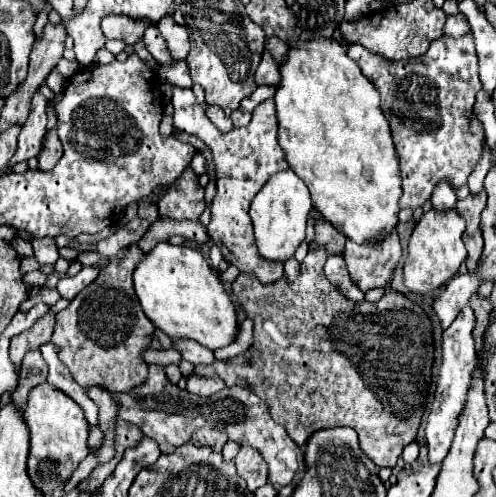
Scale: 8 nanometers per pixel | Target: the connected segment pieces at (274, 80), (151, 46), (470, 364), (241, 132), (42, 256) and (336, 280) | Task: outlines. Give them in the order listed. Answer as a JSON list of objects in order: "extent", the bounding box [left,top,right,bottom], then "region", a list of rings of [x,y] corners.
[{"extent":[256,51,280,85],"region":[[[264,51],[264,55],[262,55],[262,61],[256,69],[256,83],[258,85],[278,85],[280,83],[278,63],[274,61],[270,51]]]},{"extent":[144,27,176,65],"region":[[[148,27],[144,33],[144,43],[148,47],[148,51],[152,53],[152,57],[160,63],[160,65],[172,65],[176,63],[168,51],[168,45],[164,41],[164,37],[160,35],[160,31],[156,27]]]},{"extent":[426,307,478,465],"region":[[[464,307],[456,321],[442,333],[442,363],[438,371],[438,385],[434,393],[434,403],[430,405],[430,415],[426,423],[426,445],[428,445],[428,460],[434,465],[440,465],[452,445],[454,431],[458,427],[458,417],[468,399],[468,387],[472,383],[472,375],[476,371],[478,359],[474,349],[472,331],[476,327],[476,317],[470,307]]]},{"extent":[172,85,288,283],"region":[[[172,85],[172,105],[174,105],[174,125],[184,133],[194,133],[196,137],[200,137],[212,149],[212,155],[214,155],[218,191],[210,209],[212,217],[210,217],[208,235],[212,243],[220,247],[228,263],[236,265],[244,273],[256,275],[262,283],[272,283],[280,279],[284,273],[283,263],[260,259],[260,251],[256,251],[256,243],[254,243],[252,221],[248,221],[248,209],[254,195],[262,189],[262,185],[268,181],[270,175],[288,169],[284,151],[278,145],[278,123],[276,123],[274,99],[266,99],[264,103],[260,103],[260,107],[254,109],[252,121],[246,127],[232,129],[226,135],[220,135],[220,131],[206,117],[206,111],[196,101],[196,95],[192,89],[180,89]]]},{"extent":[32,237,58,265],"region":[[[34,237],[32,239],[32,247],[34,247],[34,257],[38,259],[40,265],[56,263],[56,259],[58,259],[58,245],[56,245],[54,237],[44,237],[44,239]]]},{"extent":[324,255,364,301],"region":[[[332,255],[324,265],[324,273],[326,273],[326,279],[332,285],[336,285],[340,289],[340,293],[346,295],[348,299],[352,299],[352,301],[362,301],[364,299],[364,293],[360,293],[356,283],[352,283],[352,279],[348,275],[348,269],[346,269],[346,263],[344,263],[342,257]]]}]

